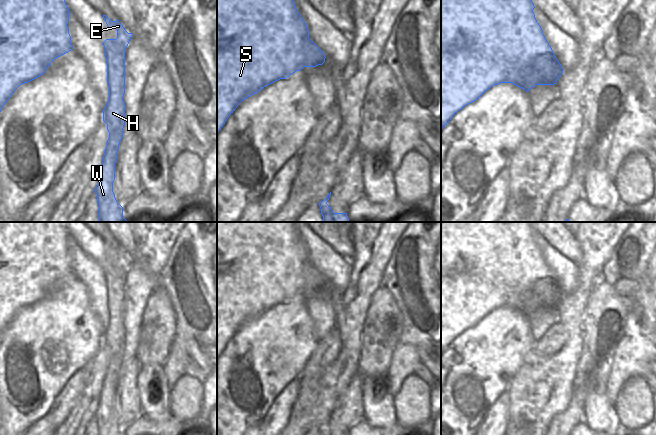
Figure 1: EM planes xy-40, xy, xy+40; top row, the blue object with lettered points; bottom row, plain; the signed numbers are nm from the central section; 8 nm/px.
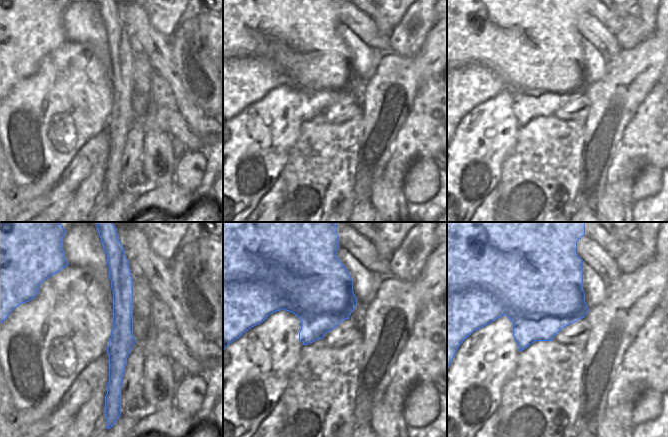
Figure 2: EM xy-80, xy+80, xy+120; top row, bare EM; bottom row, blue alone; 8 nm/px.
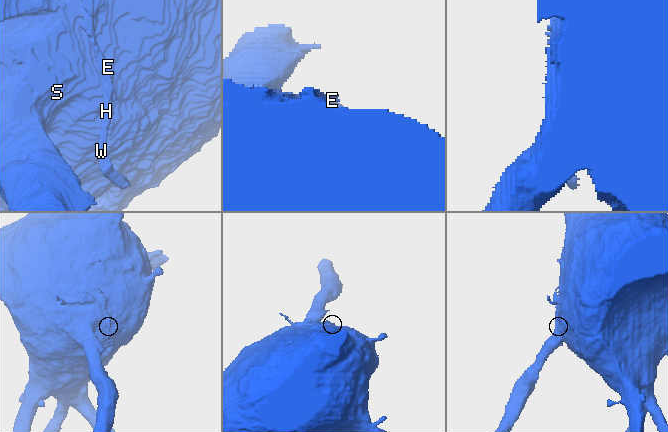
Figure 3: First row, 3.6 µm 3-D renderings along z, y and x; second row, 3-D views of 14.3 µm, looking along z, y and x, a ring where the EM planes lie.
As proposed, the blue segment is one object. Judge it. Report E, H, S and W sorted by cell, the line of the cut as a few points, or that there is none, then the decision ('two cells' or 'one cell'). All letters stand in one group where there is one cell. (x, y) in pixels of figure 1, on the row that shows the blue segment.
E H S W | no cut | one cell

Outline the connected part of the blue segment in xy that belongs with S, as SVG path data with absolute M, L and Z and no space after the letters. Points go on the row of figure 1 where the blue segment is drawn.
M217 0L217 134L237 106L264 87L286 79L304 67L316 67L325 62L323 51L309 38L307 24L299 14L294 0Z

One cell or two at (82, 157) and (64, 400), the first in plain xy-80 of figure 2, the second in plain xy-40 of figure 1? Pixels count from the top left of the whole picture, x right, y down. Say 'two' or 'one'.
one

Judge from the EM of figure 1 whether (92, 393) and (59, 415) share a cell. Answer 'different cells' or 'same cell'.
different cells

